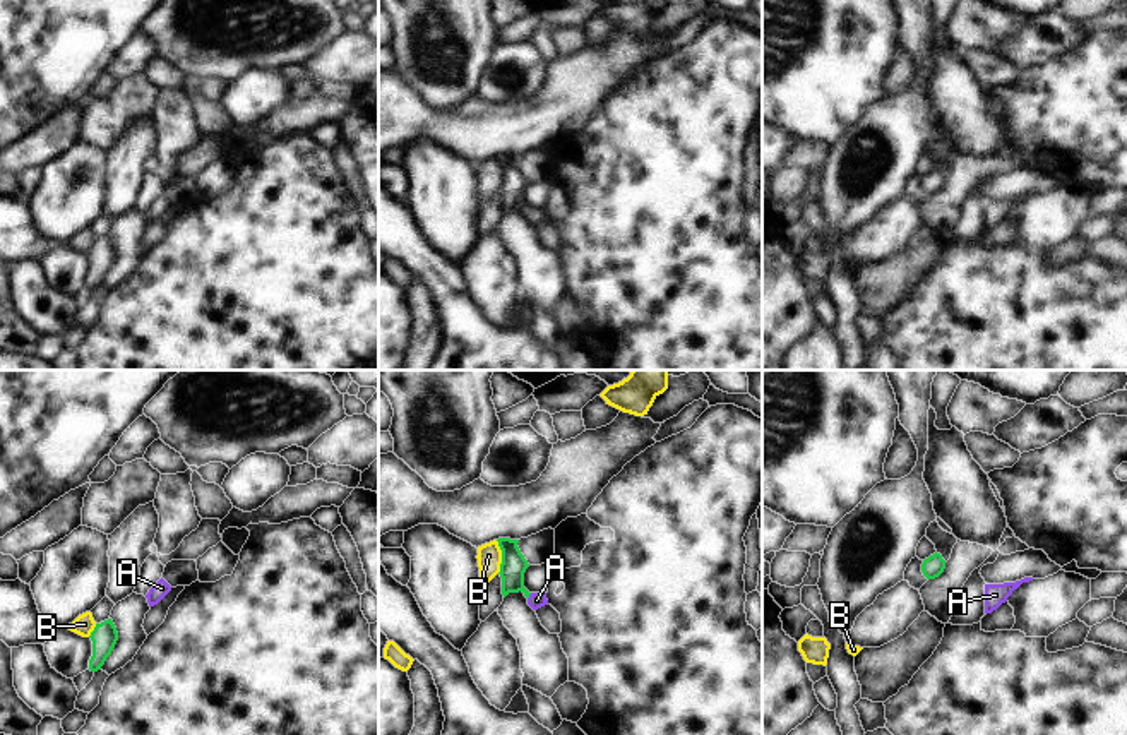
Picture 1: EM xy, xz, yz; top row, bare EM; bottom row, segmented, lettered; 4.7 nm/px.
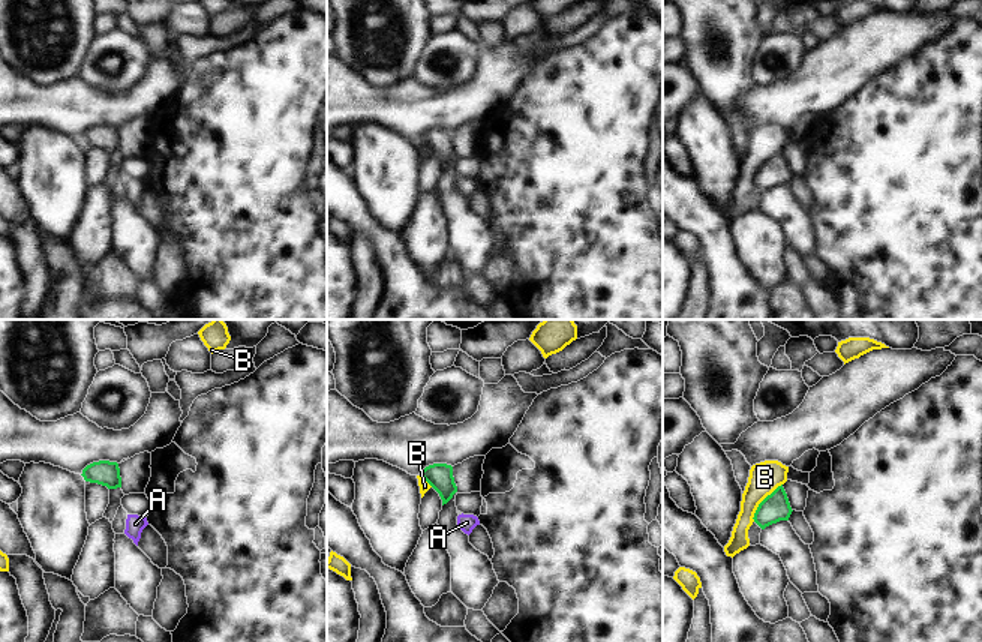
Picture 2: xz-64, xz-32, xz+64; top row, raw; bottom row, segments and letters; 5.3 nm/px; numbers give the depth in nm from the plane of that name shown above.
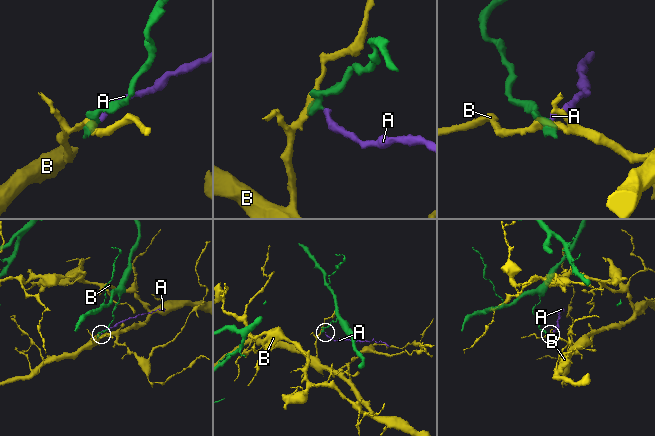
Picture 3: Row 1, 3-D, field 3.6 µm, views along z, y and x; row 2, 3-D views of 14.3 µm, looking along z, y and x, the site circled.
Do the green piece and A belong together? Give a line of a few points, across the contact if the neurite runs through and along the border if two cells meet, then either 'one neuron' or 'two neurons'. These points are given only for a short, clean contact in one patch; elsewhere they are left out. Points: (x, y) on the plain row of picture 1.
line xz (512, 184), (512, 196), (528, 213), (536, 216); one neuron

